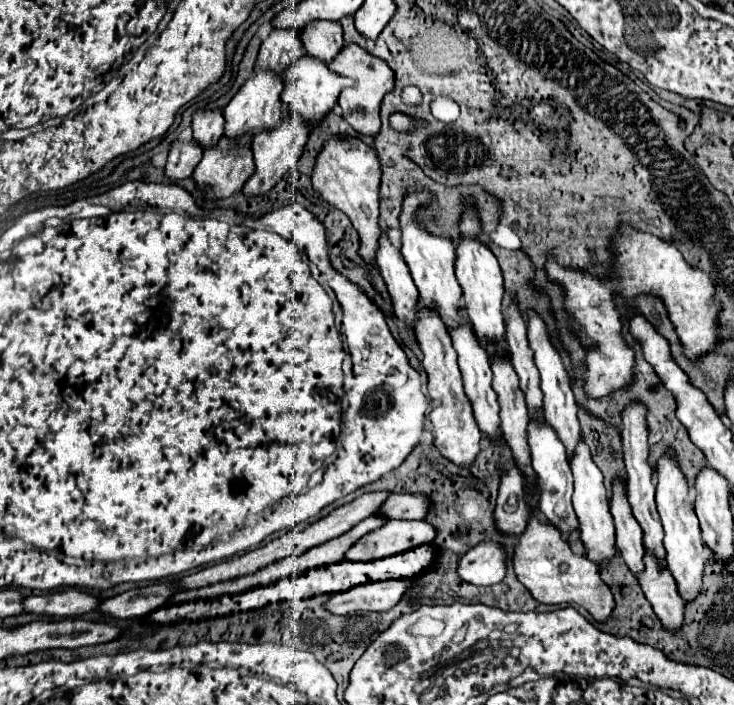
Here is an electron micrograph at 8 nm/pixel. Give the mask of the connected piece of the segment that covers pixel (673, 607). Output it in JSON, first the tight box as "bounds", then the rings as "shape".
{"bounds":[638,556,684,630],"shape":[[[644,556],[644,560],[646,568],[638,574],[638,582],[662,624],[676,630],[682,626],[684,600],[678,596],[678,588],[674,588],[674,576],[670,576],[666,566],[658,568],[658,564],[654,564],[654,556]]]}

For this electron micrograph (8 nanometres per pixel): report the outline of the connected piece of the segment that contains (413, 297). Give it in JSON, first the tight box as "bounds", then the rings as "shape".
{"bounds":[376,228,418,322],"shape":[[[380,228],[380,246],[376,252],[376,266],[380,268],[380,274],[388,286],[394,312],[398,318],[404,318],[406,322],[414,320],[414,306],[418,300],[418,290],[414,286],[414,280],[408,272],[408,266],[394,244],[390,244],[390,238],[386,236],[386,228]]]}

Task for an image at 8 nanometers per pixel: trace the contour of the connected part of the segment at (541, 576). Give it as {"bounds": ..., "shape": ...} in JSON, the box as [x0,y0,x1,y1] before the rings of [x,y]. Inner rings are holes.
{"bounds":[514,514,614,622],"shape":[[[536,514],[530,516],[528,528],[520,536],[518,546],[514,550],[514,570],[516,570],[518,580],[542,604],[584,606],[598,622],[604,622],[614,608],[612,592],[602,582],[602,578],[598,574],[598,566],[594,562],[590,562],[582,552],[580,554],[572,552],[570,544],[562,538],[562,534],[556,528],[542,524],[536,518]],[[562,564],[566,564],[568,568],[560,570]]]}

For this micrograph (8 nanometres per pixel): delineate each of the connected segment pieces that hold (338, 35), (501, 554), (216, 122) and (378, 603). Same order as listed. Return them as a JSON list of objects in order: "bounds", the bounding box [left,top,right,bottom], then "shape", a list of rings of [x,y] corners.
[{"bounds":[300,20,344,62],"shape":[[[314,20],[306,24],[300,38],[304,42],[306,54],[316,56],[324,62],[330,62],[344,46],[342,26],[336,20]]]},{"bounds":[458,540,508,586],"shape":[[[484,540],[462,556],[458,574],[470,584],[492,586],[506,576],[506,558],[508,554],[500,542]]]},{"bounds":[192,108,224,148],"shape":[[[210,108],[196,110],[192,116],[192,130],[194,138],[202,144],[202,148],[216,144],[224,134],[222,110],[210,110]]]},{"bounds":[326,578,414,614],"shape":[[[406,578],[360,584],[346,592],[334,594],[326,602],[326,608],[334,614],[348,614],[348,612],[358,612],[358,610],[384,612],[384,610],[390,610],[392,606],[396,606],[400,602],[400,598],[412,590],[412,586],[414,586],[414,582],[406,580]]]}]

